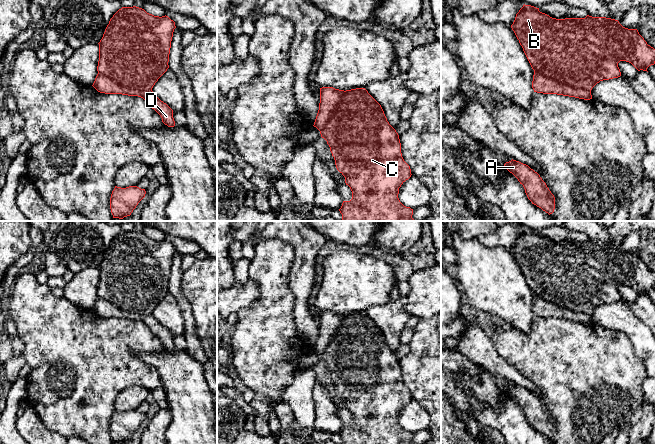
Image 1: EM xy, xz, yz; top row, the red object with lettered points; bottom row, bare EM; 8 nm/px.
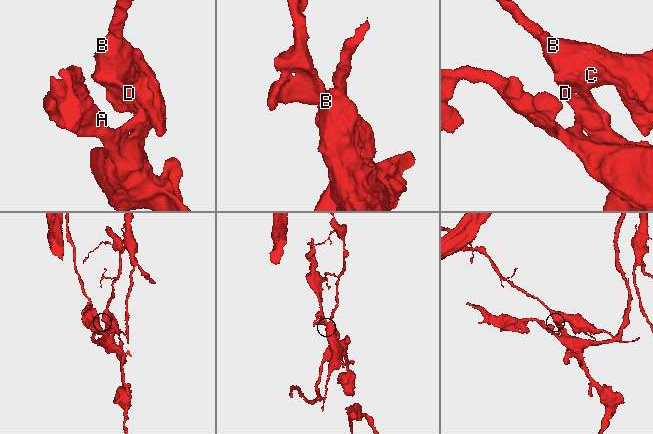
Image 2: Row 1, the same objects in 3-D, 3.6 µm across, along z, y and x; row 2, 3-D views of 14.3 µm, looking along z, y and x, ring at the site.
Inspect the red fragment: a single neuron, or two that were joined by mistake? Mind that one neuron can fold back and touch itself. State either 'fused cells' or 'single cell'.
single cell

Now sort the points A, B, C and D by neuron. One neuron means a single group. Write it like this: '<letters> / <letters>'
A B C D

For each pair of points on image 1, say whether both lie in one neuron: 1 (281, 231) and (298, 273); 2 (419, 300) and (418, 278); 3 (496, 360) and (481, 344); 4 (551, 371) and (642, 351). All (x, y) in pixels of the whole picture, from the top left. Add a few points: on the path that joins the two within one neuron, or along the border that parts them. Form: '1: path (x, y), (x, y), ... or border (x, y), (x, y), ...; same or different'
1: path (292, 238), (300, 246), (300, 262); same
2: path (419, 295), (419, 283); same
3: path (492, 356), (484, 348); same
4: border (622, 333), (630, 341), (635, 355), (644, 368); different

